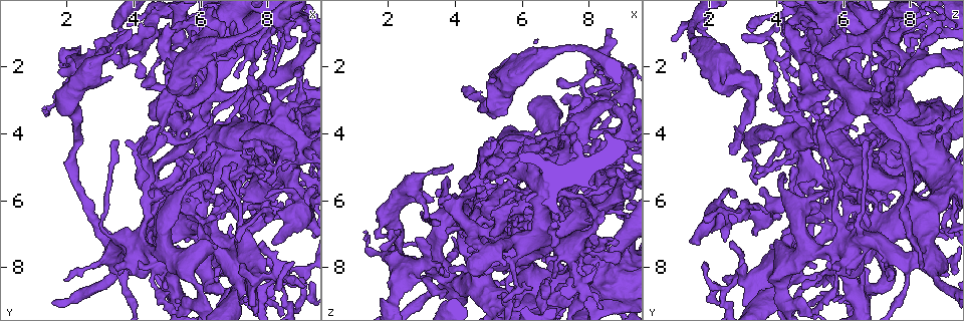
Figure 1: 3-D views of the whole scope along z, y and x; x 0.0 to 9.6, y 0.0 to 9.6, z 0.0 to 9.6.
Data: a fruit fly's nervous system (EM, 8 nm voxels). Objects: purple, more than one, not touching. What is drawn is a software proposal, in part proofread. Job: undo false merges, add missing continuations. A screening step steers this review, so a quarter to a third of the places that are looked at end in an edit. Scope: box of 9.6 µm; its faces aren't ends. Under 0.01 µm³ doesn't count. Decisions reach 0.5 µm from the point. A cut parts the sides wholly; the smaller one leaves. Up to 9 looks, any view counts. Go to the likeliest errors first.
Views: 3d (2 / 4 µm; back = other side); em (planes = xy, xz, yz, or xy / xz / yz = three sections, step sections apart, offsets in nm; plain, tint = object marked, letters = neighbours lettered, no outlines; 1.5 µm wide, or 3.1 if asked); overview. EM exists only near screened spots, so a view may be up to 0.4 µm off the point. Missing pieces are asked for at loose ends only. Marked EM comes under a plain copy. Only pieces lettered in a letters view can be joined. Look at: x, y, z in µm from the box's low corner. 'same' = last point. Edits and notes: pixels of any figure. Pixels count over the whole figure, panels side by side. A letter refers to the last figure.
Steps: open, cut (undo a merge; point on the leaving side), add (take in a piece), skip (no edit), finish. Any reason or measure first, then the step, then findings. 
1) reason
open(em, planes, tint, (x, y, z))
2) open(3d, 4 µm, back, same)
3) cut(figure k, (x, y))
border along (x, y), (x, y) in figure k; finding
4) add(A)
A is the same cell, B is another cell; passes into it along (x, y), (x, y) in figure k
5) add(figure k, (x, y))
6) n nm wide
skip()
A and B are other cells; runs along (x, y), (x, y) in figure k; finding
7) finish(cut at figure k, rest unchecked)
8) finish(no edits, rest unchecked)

calibre changes
open(em, planes, letters, (1.80, 3.00, 7.60))

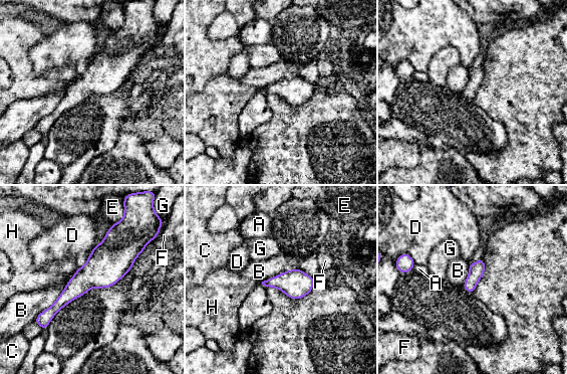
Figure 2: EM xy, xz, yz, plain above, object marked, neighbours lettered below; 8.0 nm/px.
skip()
A, B, C, D, E, F, G and H are other cells; runs along (119, 230), (116, 246), (45, 323) in figure 2; continuous, no second neuron

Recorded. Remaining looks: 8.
free end
open(3d, 2 µm, (8.70, 1.20, 0.85))

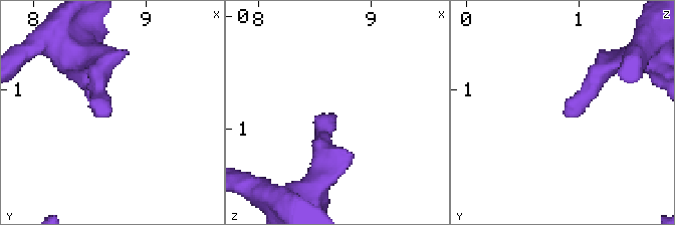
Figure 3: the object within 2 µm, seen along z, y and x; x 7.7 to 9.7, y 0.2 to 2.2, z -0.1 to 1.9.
open(em, planes, tint, (8.66, 1.22, 0.88))

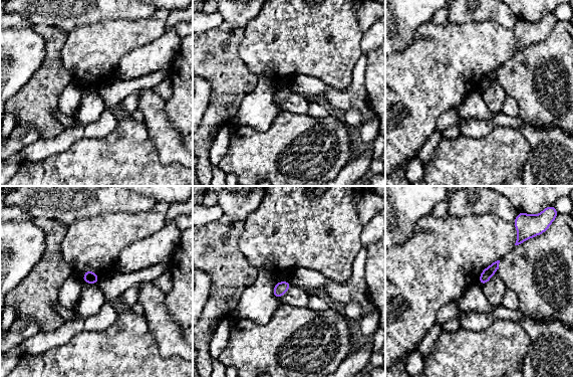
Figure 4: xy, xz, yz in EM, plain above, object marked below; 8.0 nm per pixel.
open(em, planes, letters, same)

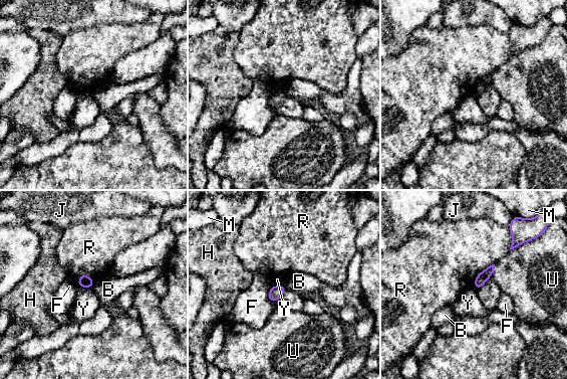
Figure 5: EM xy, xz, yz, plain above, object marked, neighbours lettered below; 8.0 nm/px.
skip()
B, F, H, J, M, R, U and Y are other cells; border along (95, 282), (92, 288) in figure 5; none of them fits

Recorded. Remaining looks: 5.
tapers out
open(3d, 2 µm, (6.60, 5.85, 7.75))

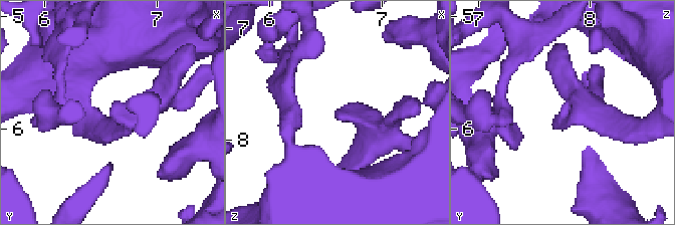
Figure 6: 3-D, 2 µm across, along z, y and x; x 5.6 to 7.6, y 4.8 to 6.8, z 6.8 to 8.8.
need the tissue
open(em, planes, tint, (6.62, 5.80, 7.74))

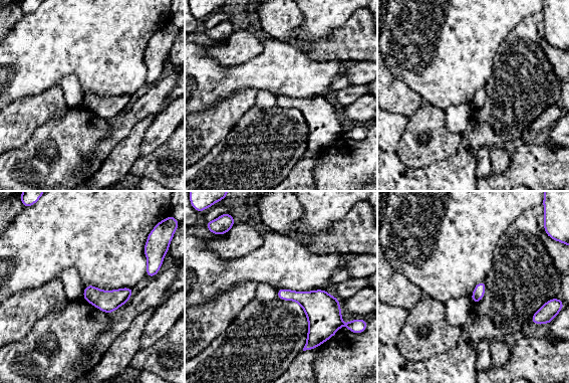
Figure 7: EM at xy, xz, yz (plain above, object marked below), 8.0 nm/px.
what lies round it
open(em, planes, letters, same)

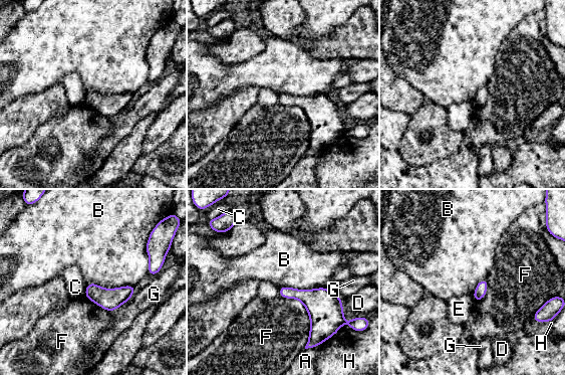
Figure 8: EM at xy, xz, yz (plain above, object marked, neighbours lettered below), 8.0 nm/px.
90 nm wide
skip()
A, B, C, D, E, F, G and H are other cells; border along (279, 287), (329, 290) in figure 8; none of them fits

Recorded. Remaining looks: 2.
branch point
open(3d, 4 µm, (2.50, 2.30, 5.65))

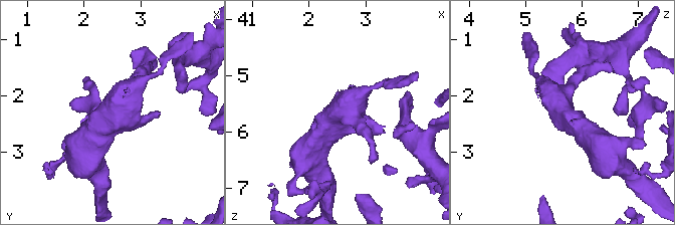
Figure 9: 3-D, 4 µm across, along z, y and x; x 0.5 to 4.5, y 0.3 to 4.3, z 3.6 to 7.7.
open(em, planes, letters, (2.55, 2.30, 5.70))

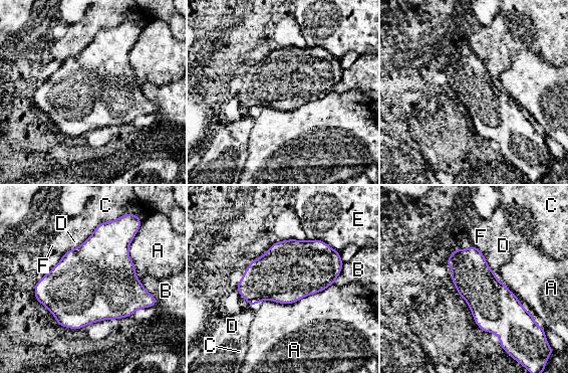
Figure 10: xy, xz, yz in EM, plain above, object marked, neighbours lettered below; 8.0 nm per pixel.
480 nm wide
skip()
A, B, C, D, E and F are other cells; border along (334, 282), (293, 303), (256, 304) in figure 10; one neuron here

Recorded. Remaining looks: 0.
finish(no edits, rest unchecked)

